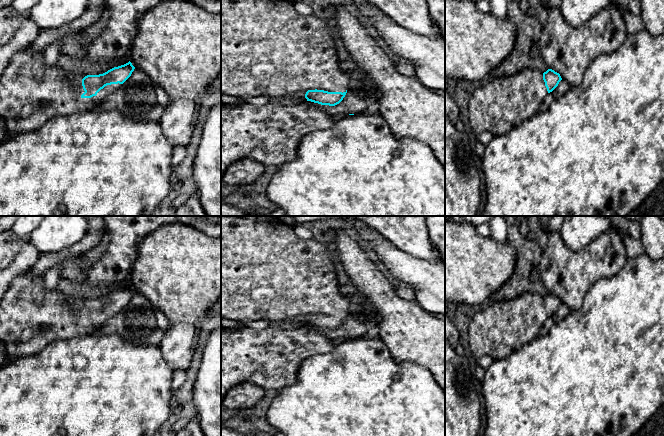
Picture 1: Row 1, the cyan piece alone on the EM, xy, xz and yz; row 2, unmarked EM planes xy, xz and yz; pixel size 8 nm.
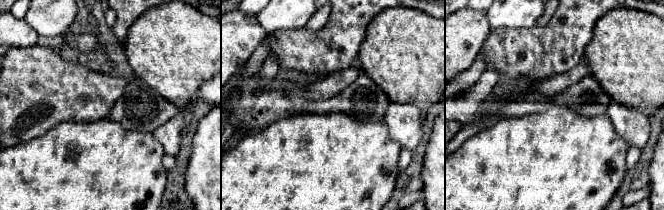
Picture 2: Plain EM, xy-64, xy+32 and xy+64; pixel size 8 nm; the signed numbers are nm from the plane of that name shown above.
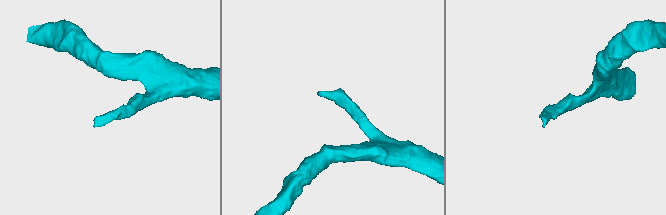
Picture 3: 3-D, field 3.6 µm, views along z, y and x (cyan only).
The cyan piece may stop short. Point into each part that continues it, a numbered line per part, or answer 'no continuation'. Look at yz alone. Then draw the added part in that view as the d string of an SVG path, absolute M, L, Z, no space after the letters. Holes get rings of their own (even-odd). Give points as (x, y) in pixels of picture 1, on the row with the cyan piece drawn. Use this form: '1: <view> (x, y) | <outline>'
1: yz (497, 105) | M524 68L508 76L486 79L470 86L465 97L468 105L469 123L476 136L489 131L493 136L508 133L520 123L540 112L548 91L543 80L543 73L536 69Z

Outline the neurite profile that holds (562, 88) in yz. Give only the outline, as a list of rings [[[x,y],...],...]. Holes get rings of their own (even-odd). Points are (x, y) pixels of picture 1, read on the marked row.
[[[562,79],[559,82],[558,86],[552,92],[547,94],[543,103],[540,106],[540,112],[547,110],[556,99],[566,94],[569,89],[570,89],[569,84]]]

